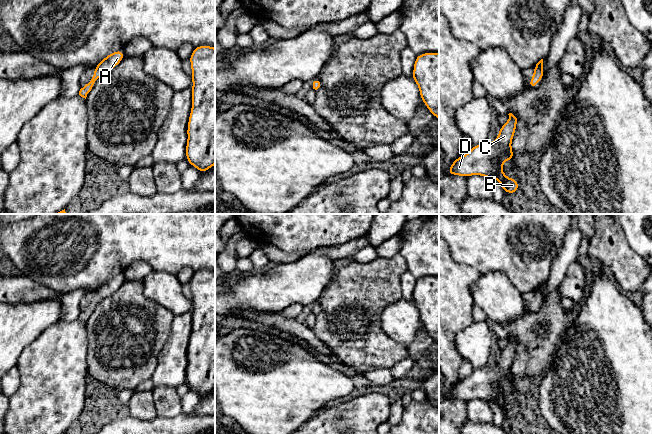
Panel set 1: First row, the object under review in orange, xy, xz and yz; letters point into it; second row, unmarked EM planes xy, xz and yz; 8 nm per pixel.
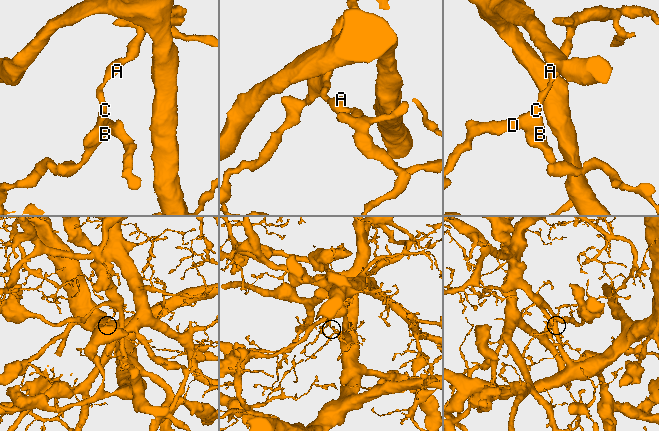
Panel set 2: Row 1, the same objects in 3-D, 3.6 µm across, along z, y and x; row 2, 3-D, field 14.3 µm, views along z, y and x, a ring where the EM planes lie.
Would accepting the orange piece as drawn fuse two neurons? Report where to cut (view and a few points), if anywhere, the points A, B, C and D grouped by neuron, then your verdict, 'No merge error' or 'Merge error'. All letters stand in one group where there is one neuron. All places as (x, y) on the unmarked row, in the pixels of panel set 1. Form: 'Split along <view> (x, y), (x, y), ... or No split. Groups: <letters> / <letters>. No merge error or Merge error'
No split. Groups: A B C D. No merge error

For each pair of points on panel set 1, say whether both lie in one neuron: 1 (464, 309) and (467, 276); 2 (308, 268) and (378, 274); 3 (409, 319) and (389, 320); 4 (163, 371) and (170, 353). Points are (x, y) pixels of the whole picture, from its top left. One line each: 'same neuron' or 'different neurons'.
1: same neuron
2: different neurons
3: same neuron
4: same neuron

